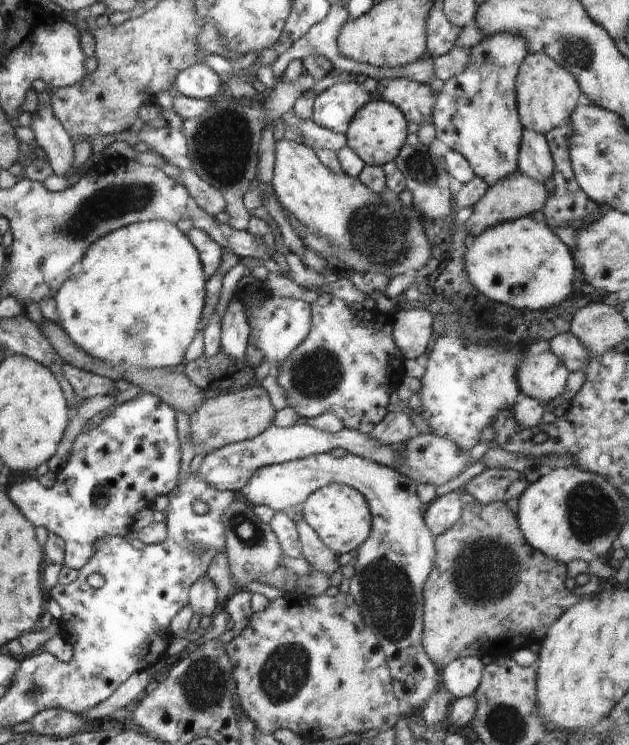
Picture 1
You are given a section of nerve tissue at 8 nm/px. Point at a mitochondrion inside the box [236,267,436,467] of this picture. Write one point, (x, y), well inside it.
(316, 374)

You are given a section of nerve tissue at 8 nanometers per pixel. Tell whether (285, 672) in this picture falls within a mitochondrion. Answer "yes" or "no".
yes

